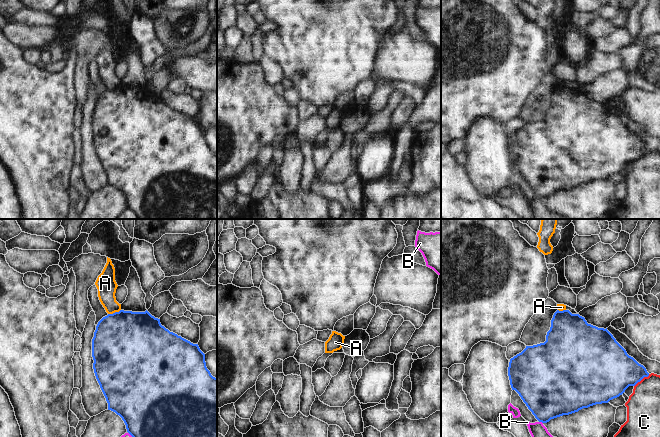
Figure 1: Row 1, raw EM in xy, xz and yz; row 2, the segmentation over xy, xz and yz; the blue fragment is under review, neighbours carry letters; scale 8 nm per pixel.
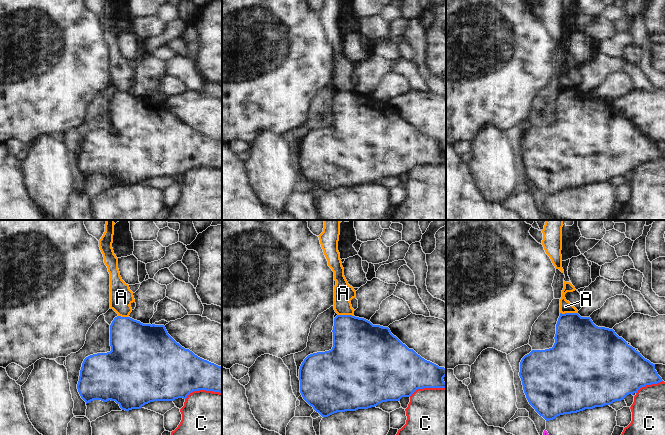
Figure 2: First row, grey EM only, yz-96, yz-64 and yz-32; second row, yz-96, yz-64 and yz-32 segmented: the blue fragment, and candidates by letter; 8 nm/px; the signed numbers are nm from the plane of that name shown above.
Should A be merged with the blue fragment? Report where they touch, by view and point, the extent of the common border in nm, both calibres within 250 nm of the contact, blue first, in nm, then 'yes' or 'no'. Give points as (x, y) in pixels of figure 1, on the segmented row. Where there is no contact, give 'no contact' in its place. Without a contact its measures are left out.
meets blue in xy at (115, 312); contact 110 nm long; 500 nm thick on the blue side, 160 nm on the other; no

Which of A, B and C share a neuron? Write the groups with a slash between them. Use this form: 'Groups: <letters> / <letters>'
Groups: A / B / C

